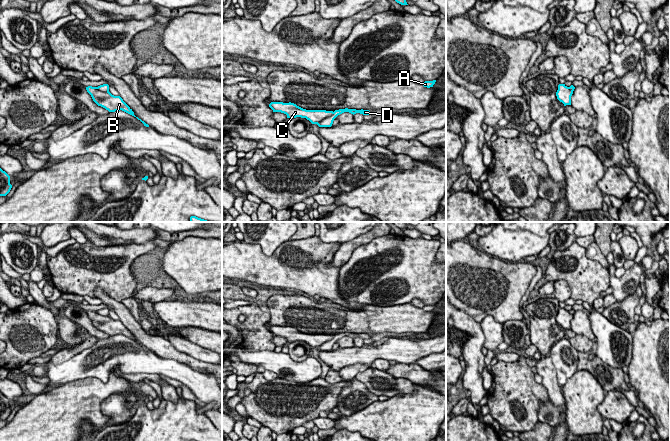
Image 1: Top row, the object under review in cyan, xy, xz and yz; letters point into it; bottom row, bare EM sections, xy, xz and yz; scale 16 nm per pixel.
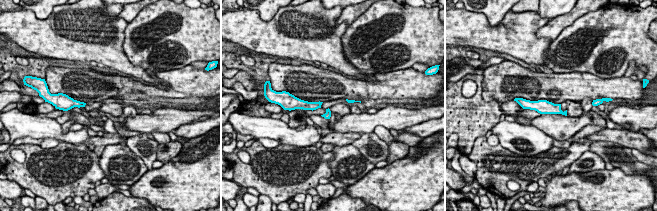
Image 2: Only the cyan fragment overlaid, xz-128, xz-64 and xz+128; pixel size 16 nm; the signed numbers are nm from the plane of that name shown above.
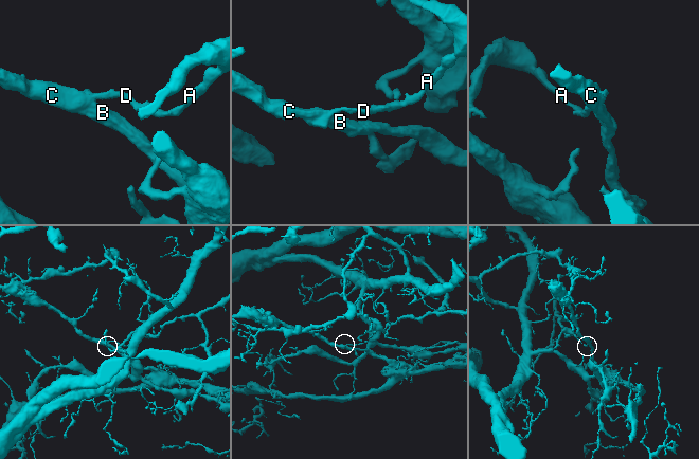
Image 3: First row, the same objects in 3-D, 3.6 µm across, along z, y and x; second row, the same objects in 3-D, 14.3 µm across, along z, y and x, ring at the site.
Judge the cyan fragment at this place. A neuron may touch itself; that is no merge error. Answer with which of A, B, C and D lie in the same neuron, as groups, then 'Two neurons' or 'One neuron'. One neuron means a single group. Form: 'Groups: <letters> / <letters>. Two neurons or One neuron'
Groups: A D / B C. Two neurons

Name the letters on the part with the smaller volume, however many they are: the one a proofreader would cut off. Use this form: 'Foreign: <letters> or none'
Foreign: B, C

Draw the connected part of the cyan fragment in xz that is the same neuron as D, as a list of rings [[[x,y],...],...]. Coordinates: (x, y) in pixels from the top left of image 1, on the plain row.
[[[345,332],[345,333],[339,333],[339,334],[335,334],[333,339],[330,340],[330,341],[327,341],[326,343],[324,343],[323,345],[321,345],[320,347],[318,347],[317,349],[319,351],[331,351],[332,348],[333,348],[333,345],[334,343],[344,337],[344,336],[349,336],[351,338],[356,338],[356,337],[360,337],[360,338],[363,338],[363,339],[370,339],[370,335],[369,334],[356,334],[356,333],[348,333],[348,332]]]

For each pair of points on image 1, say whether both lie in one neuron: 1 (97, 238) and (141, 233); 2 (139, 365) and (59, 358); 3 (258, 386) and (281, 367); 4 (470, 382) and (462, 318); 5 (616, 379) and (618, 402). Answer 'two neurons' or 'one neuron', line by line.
1: one neuron
2: two neurons
3: two neurons
4: one neuron
5: two neurons

